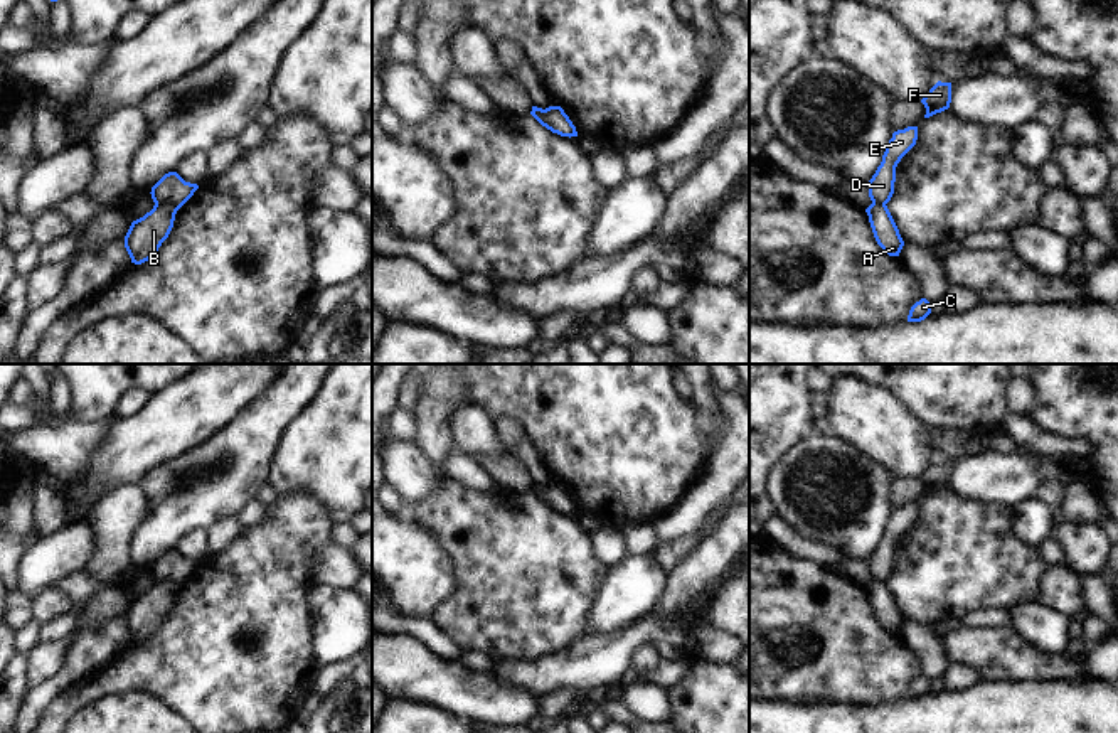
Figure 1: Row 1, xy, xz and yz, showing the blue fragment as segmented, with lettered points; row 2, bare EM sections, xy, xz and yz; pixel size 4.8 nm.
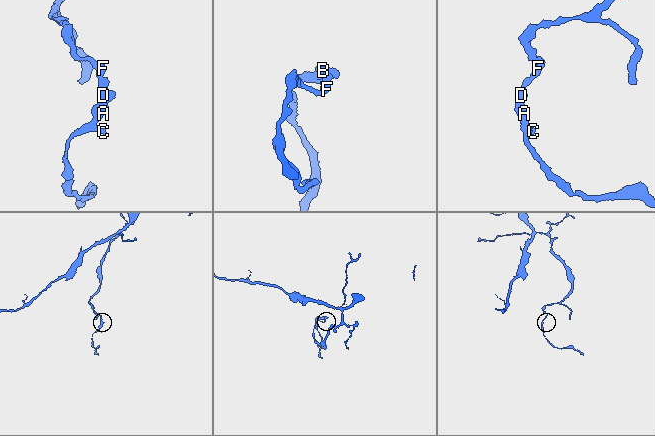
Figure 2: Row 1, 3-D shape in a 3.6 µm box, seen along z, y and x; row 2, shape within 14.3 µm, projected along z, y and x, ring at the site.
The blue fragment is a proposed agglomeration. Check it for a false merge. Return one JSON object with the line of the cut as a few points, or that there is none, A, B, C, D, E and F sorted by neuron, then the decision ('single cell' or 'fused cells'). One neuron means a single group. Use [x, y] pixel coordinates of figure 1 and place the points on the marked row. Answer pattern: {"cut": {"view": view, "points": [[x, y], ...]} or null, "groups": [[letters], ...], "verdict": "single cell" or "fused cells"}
{"cut": {"view": "xy", "points": [[155, 203], [170, 203], [179, 208]]}, "groups": [["A", "B", "C"], ["D", "E", "F"]], "verdict": "fused cells"}

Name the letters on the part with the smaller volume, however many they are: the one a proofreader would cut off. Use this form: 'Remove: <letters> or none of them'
Remove: A, B, C

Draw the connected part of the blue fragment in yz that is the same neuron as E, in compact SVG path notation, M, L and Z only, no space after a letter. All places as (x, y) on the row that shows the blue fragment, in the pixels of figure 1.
M908 126L892 133L886 145L882 162L869 180L869 197L876 204L887 204L894 194L896 167L901 158L916 145L918 126Z

